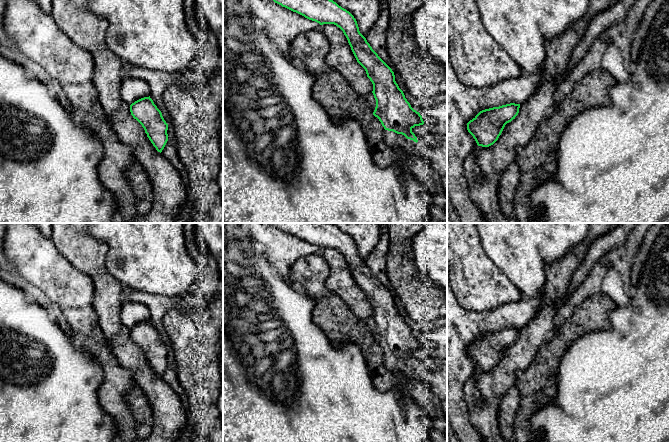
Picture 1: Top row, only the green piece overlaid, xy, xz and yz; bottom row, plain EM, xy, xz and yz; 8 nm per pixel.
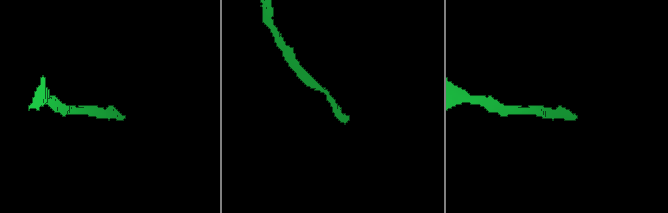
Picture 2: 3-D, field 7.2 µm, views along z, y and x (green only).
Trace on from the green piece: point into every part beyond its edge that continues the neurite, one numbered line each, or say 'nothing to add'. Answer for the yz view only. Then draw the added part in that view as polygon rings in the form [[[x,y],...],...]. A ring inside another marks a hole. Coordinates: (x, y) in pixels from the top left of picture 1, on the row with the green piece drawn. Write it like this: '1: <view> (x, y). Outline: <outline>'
nothing to add

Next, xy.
nothing to add

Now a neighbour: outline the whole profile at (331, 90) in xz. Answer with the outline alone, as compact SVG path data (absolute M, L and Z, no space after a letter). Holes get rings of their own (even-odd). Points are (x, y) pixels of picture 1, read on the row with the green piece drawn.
M310 30L296 36L289 48L291 58L298 58L305 64L307 72L315 76L312 97L339 123L344 115L364 122L365 108L361 96L346 79L325 62L330 44L319 30Z

